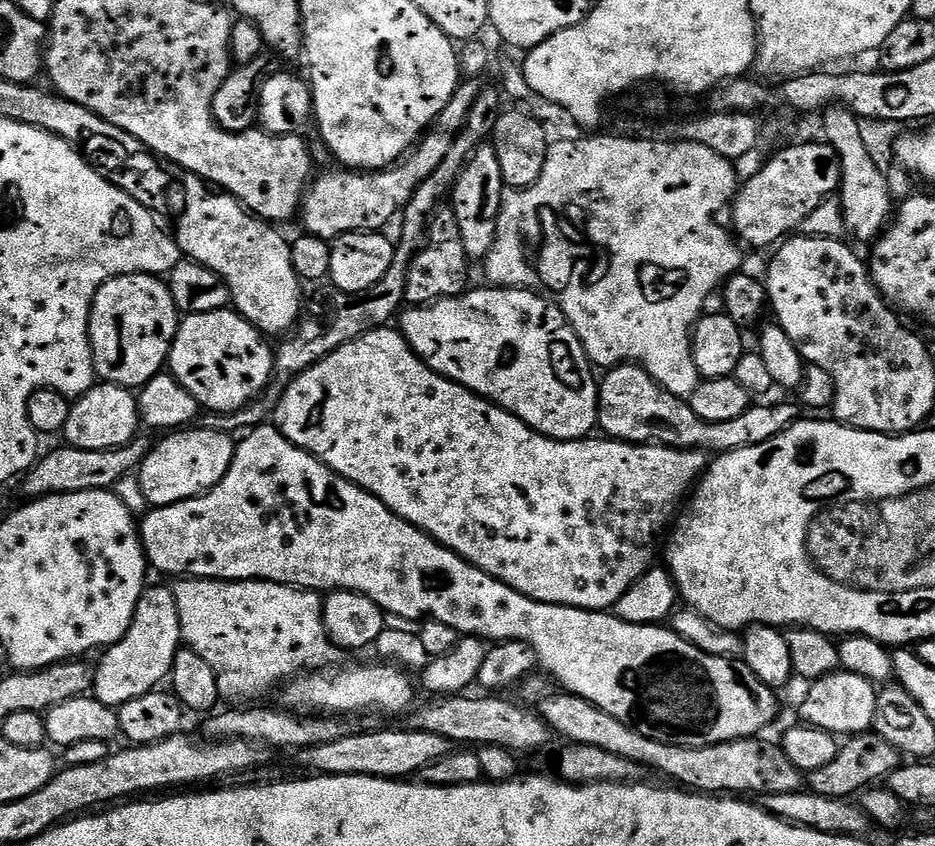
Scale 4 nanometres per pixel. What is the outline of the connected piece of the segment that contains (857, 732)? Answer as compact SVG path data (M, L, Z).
M843 670L811 681L808 693L800 704L800 716L805 725L831 732L837 738L860 736L873 731L876 723L877 685L872 684L862 674L850 674Z

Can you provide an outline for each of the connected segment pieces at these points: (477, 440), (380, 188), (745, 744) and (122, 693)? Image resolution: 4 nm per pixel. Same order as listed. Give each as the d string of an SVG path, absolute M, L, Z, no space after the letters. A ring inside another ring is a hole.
M392 326L375 328L372 332L368 332L364 336L359 336L357 340L351 340L348 344L343 344L338 350L334 350L322 362L318 362L310 370L306 370L294 381L287 390L284 391L284 397L280 399L280 406L274 413L275 419L278 421L280 433L287 438L291 444L296 444L304 452L309 452L311 456L321 460L332 472L337 472L342 478L346 478L350 483L357 484L360 488L365 488L370 494L374 494L380 501L386 505L395 516L402 517L406 522L410 522L416 528L420 528L428 535L434 537L442 546L446 546L454 554L458 554L466 562L470 562L478 570L482 570L486 574L490 574L496 580L500 580L506 586L510 586L515 592L521 592L526 598L537 600L543 604L557 604L558 606L566 606L567 608L586 608L589 612L598 612L608 610L618 603L636 582L646 575L657 563L656 547L663 545L666 540L666 533L673 527L674 521L677 519L678 513L681 511L682 505L689 499L690 493L695 489L699 479L704 475L709 463L709 453L698 448L667 448L664 444L628 444L625 440L614 440L611 438L585 438L582 440L552 440L549 436L544 436L540 432L536 432L530 426L526 426L526 422L522 422L514 414L510 414L505 408L499 408L497 404L491 404L489 400L485 400L483 396L477 396L476 393L464 388L460 384L454 383L453 380L447 380L446 377L438 375L429 364L421 360L420 355L408 345L408 340L403 332Z
M476 78L465 79L459 84L454 98L450 98L450 102L446 104L446 110L442 110L442 114L438 114L438 118L432 123L432 127L420 137L416 147L403 160L393 164L392 167L364 171L339 170L340 172L328 172L325 176L317 175L311 181L308 191L304 193L302 205L303 231L309 236L317 236L331 242L337 240L342 234L384 230L384 227L395 216L397 219L403 213L404 207L410 202L410 198L418 190L418 186L422 186L422 182L426 182L426 178L430 178L430 174L434 174L434 170L438 170L438 166L442 166L442 158L446 158L454 138L460 133L466 122L470 110L474 110L474 102L478 102L481 87L481 81Z
M559 694L560 696L545 695L538 705L540 716L552 727L553 733L565 736L572 744L585 744L598 746L598 750L607 750L609 754L618 754L618 758L626 758L630 762L640 765L641 769L653 768L664 776L669 776L669 781L683 786L685 789L701 794L748 794L753 792L756 798L763 798L770 794L790 794L801 791L802 774L790 758L786 758L783 747L779 743L771 744L765 738L749 738L747 740L731 740L705 748L687 748L686 746L670 746L666 742L654 742L654 738L646 738L646 734L638 734L629 724L618 722L606 710L586 702L581 696Z
M145 587L138 598L138 606L134 610L134 618L130 630L117 642L105 649L100 665L95 665L96 682L95 699L106 706L119 710L126 702L134 698L142 698L147 692L155 692L160 684L172 674L172 663L182 647L180 639L180 615L178 602L174 598L171 587Z

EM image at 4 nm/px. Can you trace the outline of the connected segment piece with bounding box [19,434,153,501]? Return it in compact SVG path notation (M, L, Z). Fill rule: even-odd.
M144 434L137 435L129 444L123 444L110 450L78 450L61 446L53 450L49 456L41 455L36 463L24 473L19 481L20 492L29 501L40 499L41 496L61 496L62 494L74 494L75 492L89 492L90 490L102 490L103 492L115 489L116 485L129 479L139 469L140 464L147 458L149 450L153 446L151 439L147 440Z

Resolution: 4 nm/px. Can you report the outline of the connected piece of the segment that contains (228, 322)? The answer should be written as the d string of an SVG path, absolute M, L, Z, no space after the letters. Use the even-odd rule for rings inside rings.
M223 308L217 312L185 315L179 321L176 336L172 339L172 352L168 355L171 375L182 387L190 390L190 394L194 394L197 402L209 413L236 412L257 399L271 381L274 352L260 340L263 340L262 333L235 310Z

